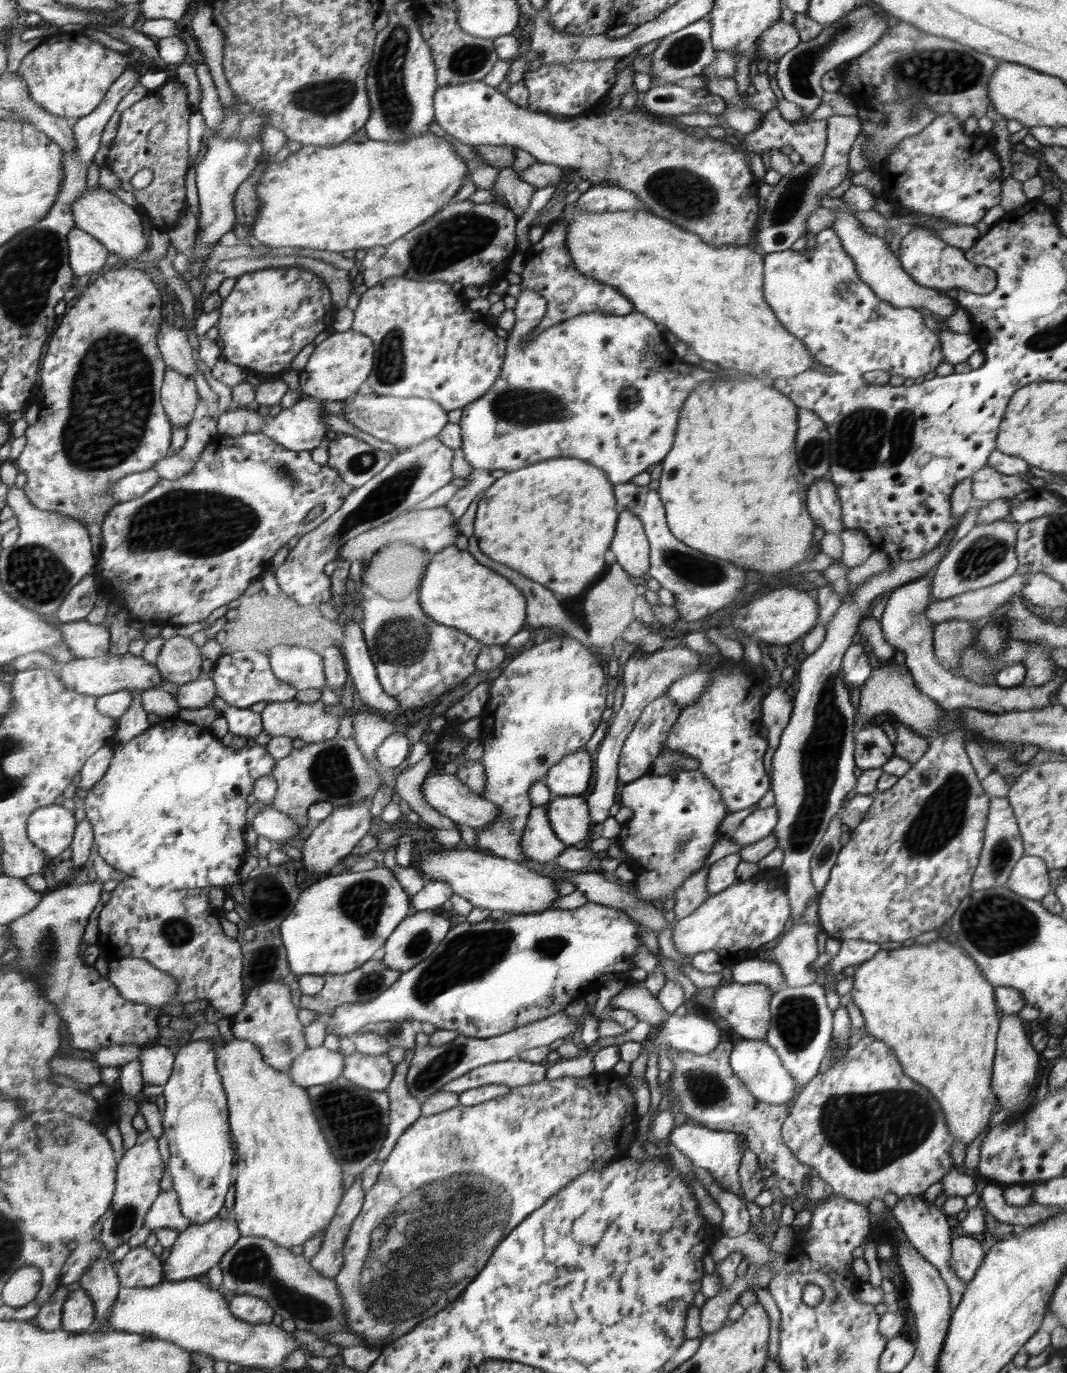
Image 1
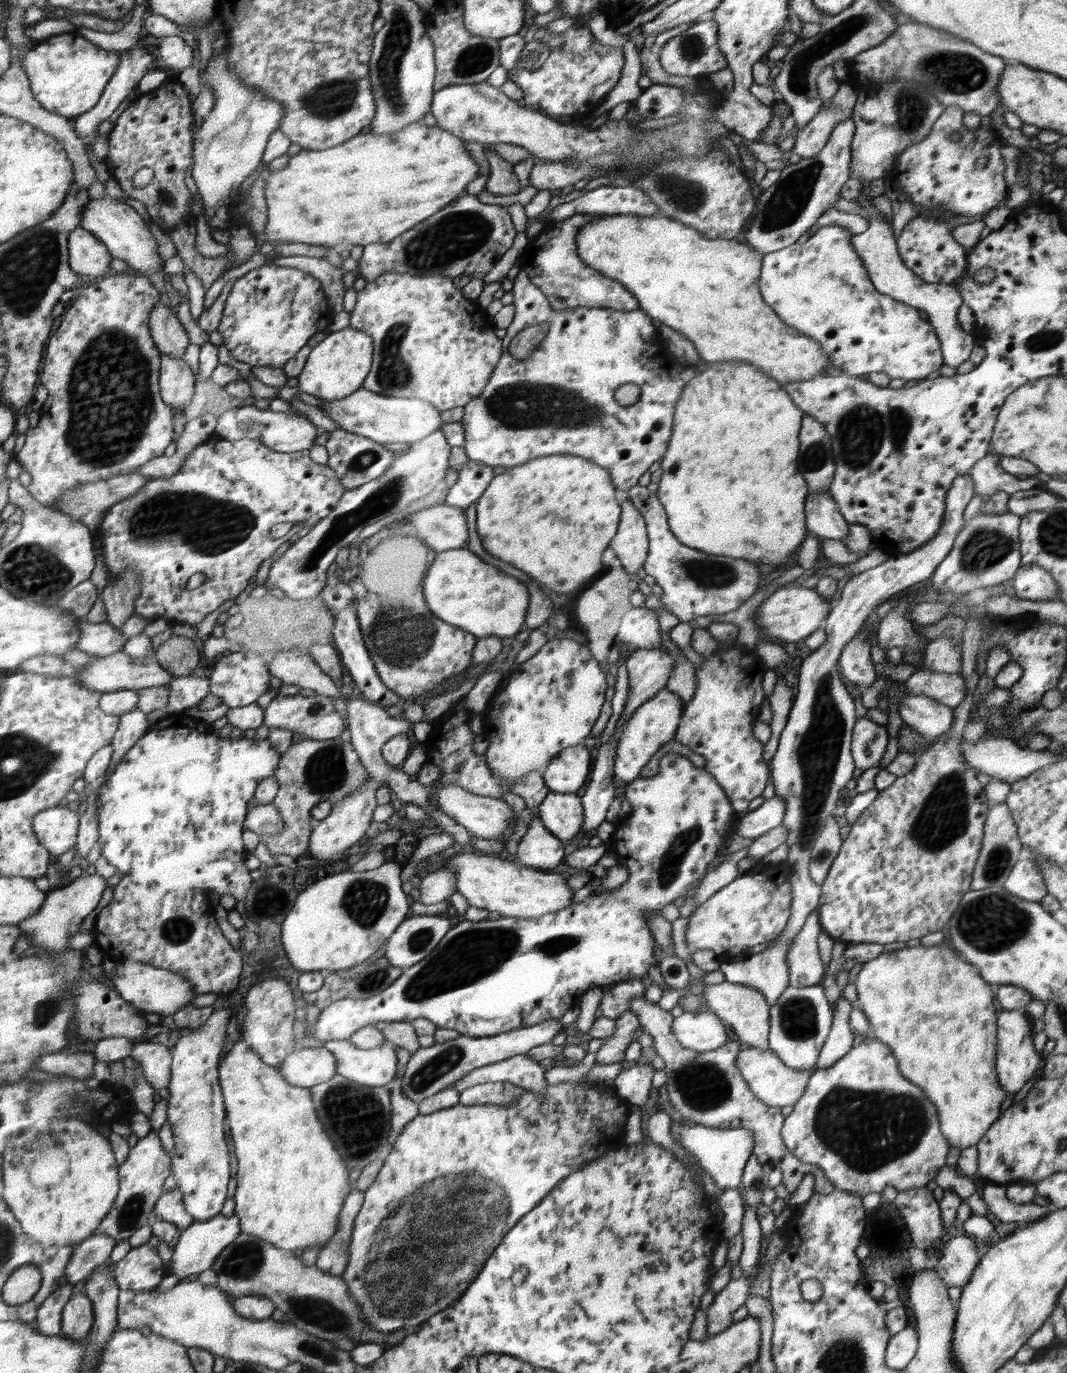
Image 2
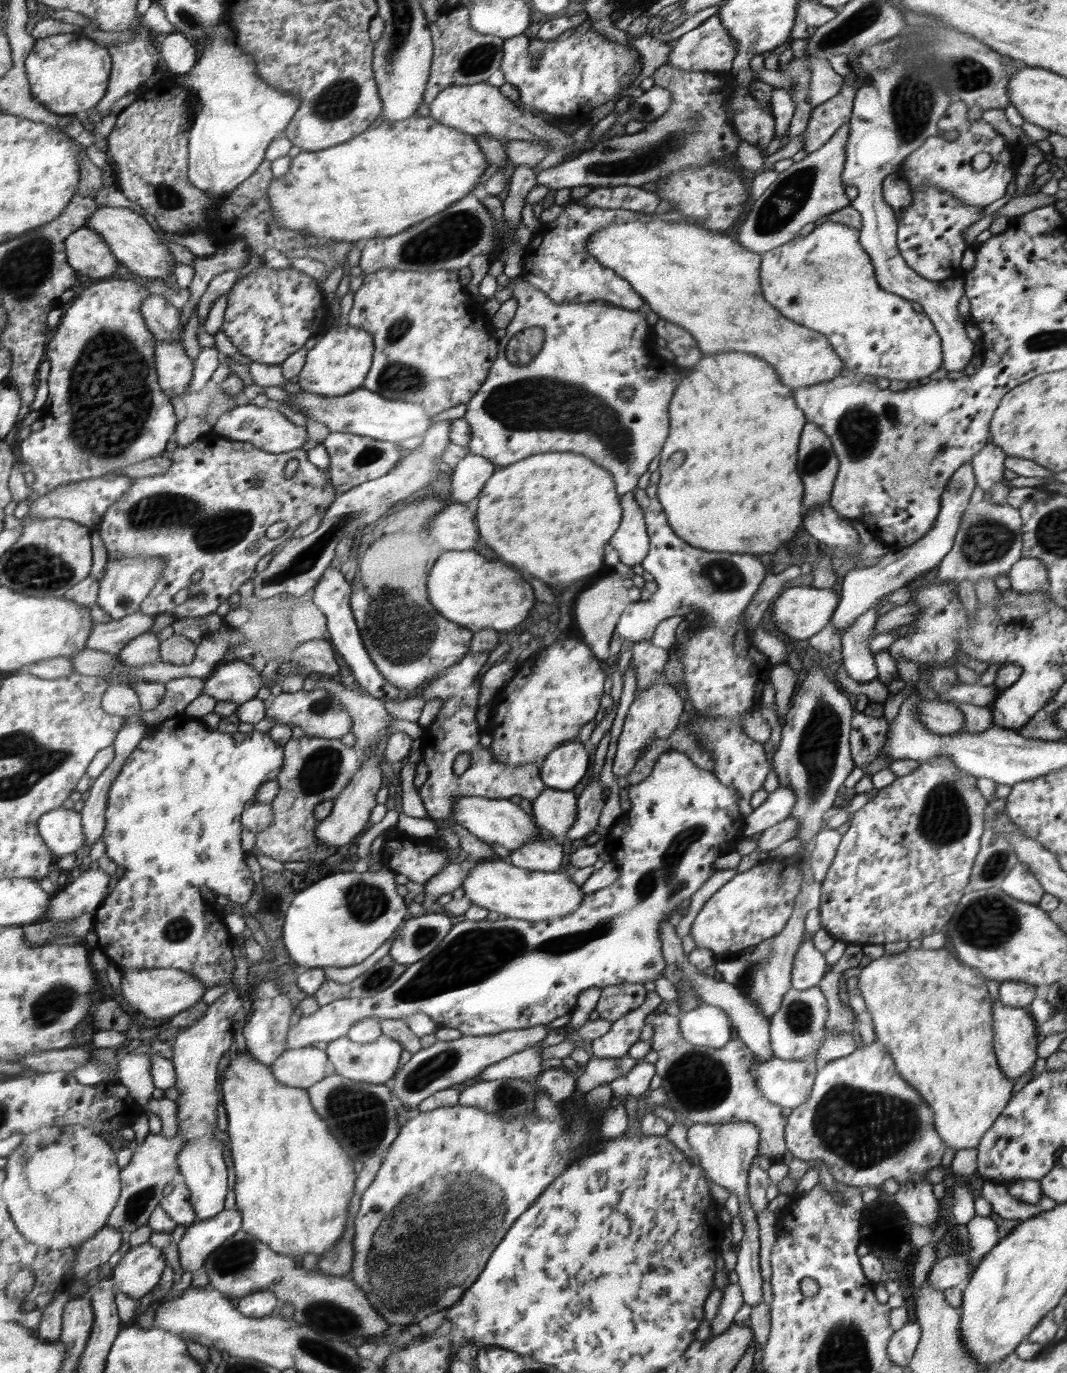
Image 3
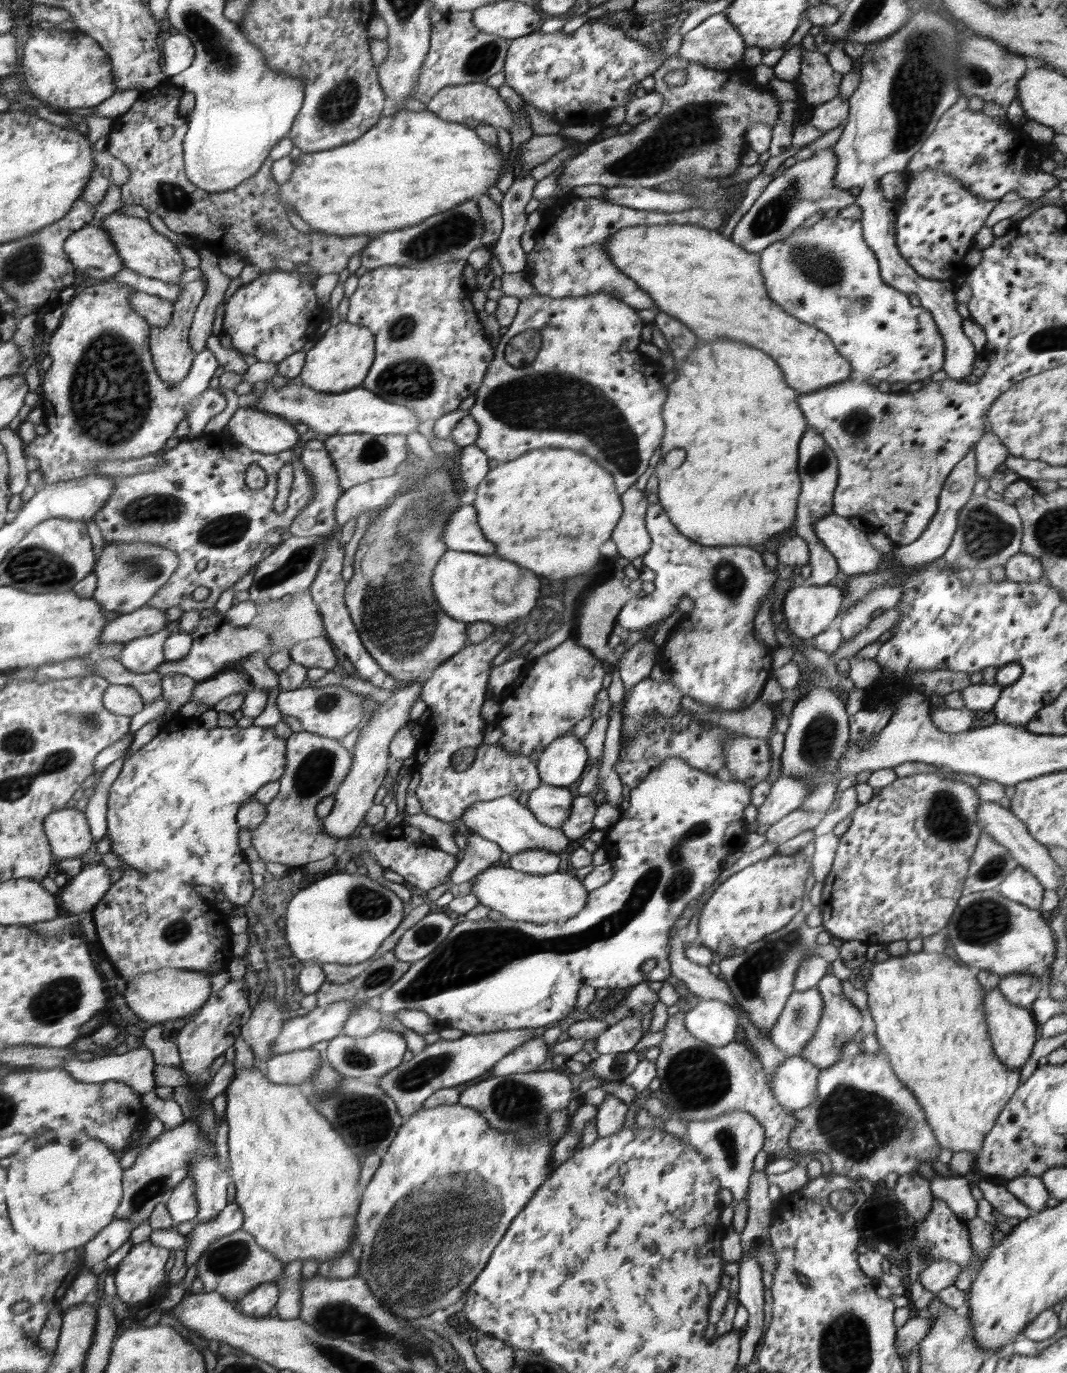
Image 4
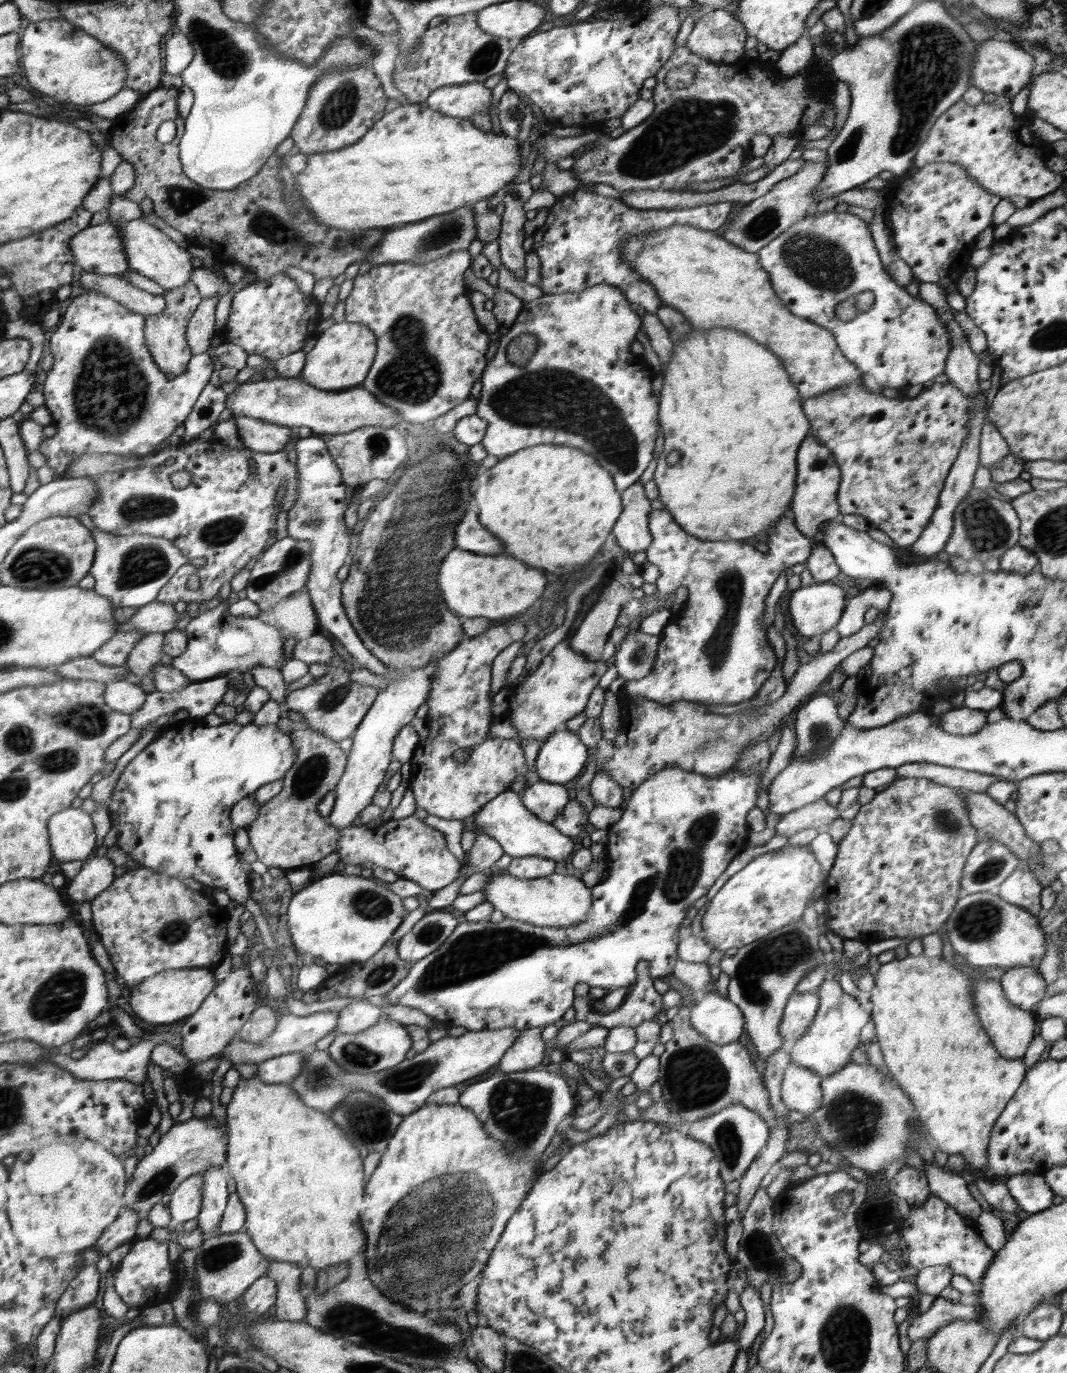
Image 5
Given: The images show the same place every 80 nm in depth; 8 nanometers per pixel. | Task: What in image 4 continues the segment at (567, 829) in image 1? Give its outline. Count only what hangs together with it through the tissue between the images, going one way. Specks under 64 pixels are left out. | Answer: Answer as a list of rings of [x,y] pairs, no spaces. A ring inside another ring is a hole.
[[[541,783],[536,790],[530,792],[528,807],[542,823],[545,823],[546,826],[560,829],[564,822],[566,822],[566,819],[570,816],[572,801],[572,794],[567,787],[550,786],[549,784]]]

